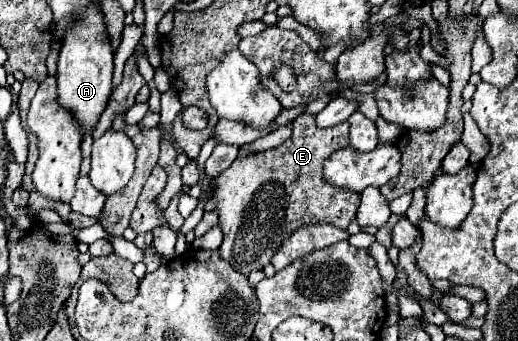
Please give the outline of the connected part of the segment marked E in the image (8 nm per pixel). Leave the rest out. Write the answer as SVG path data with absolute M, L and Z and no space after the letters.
M301 114L293 120L293 134L281 146L249 154L247 158L237 158L227 170L223 170L219 178L211 182L211 194L215 196L219 210L219 226L225 236L219 248L221 258L225 258L235 270L249 276L253 270L263 270L281 242L285 242L285 238L289 238L289 234L293 234L293 230L301 228L303 224L327 222L335 224L337 228L347 228L355 218L361 198L357 192L329 186L323 180L325 158L345 146L349 146L349 122L341 122L331 128L319 128L313 114Z

